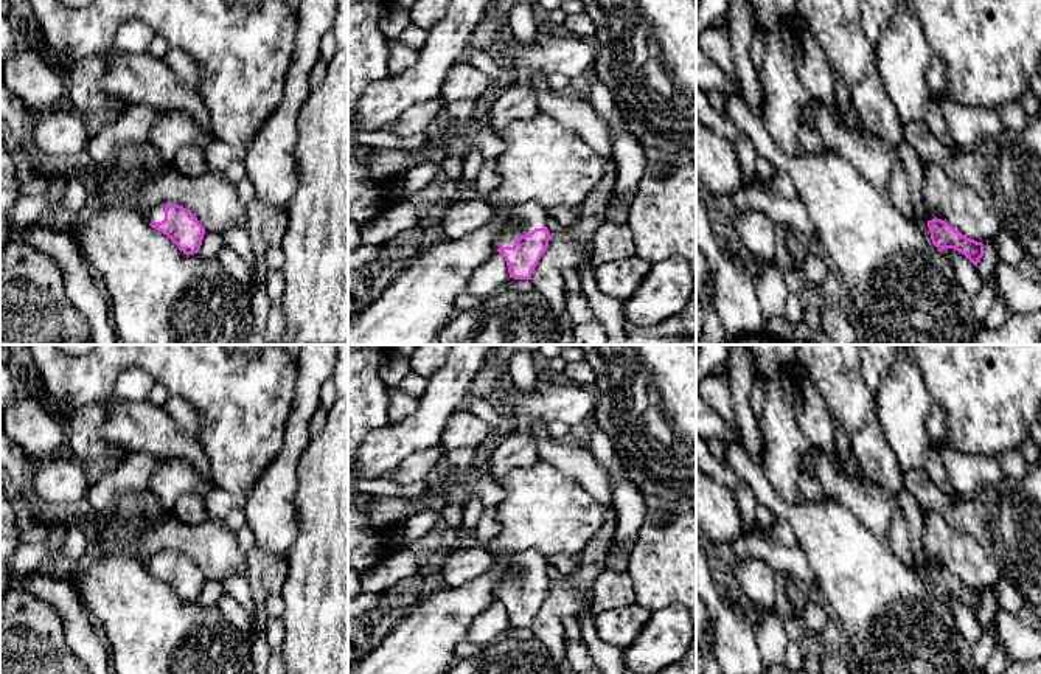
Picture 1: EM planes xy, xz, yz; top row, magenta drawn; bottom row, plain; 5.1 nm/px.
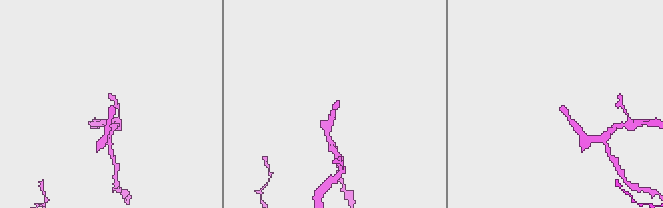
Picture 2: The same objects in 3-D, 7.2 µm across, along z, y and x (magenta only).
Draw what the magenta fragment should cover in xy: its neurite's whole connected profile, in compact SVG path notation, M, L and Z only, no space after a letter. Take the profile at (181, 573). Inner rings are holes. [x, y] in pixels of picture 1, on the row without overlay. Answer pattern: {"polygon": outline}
{"polygon": "M162 553L141 562L152 576L166 582L185 603L199 599L205 576L186 556L180 553Z"}

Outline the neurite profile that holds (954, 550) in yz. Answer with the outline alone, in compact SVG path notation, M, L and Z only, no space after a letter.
M923 511L923 522L921 547L934 565L982 592L1005 579L1001 567L987 556L971 534L951 526L932 511Z

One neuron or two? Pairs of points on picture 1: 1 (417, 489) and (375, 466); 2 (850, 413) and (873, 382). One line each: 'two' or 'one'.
1: two
2: two

